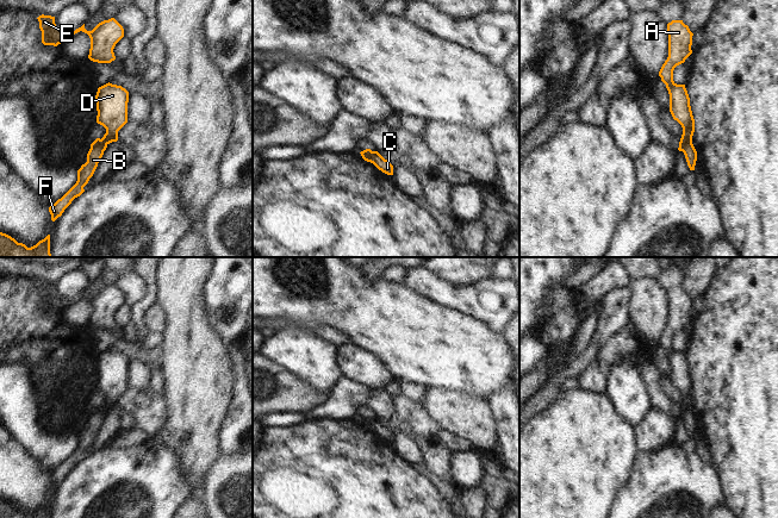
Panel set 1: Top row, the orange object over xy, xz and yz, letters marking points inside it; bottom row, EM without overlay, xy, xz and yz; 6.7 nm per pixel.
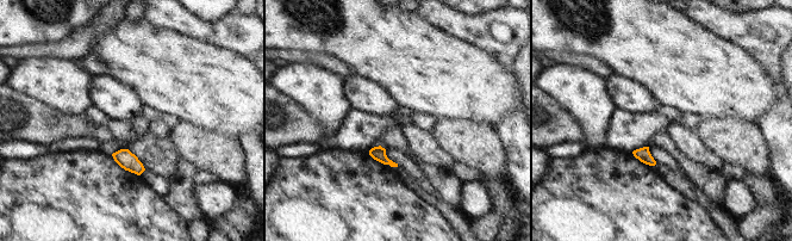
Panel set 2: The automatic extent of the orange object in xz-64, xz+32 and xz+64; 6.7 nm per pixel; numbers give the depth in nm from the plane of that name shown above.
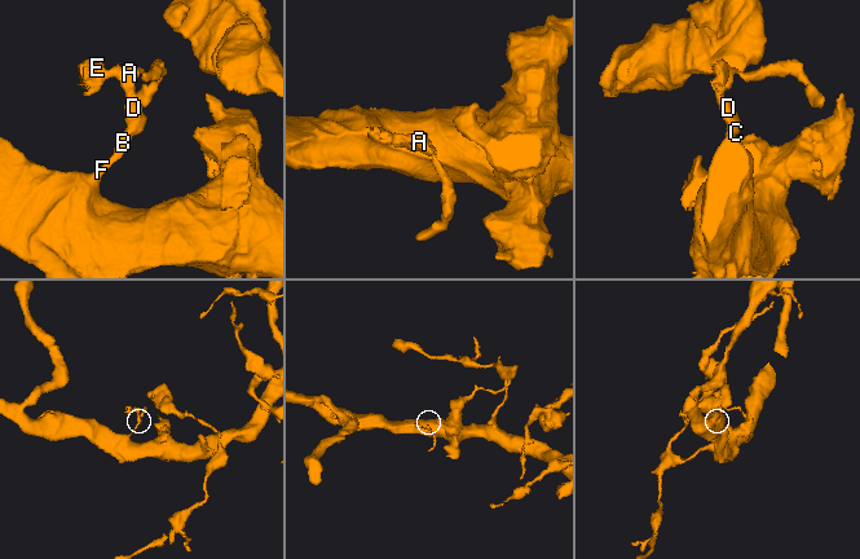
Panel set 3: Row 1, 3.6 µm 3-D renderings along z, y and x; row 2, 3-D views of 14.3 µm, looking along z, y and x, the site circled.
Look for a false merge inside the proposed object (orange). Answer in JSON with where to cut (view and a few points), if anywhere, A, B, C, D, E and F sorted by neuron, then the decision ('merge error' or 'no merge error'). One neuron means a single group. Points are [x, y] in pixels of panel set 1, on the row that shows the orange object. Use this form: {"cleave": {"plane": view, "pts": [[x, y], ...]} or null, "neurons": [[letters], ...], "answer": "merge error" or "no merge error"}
{"cleave": {"plane": "xz", "pts": [[371, 151], [373, 162]]}, "neurons": [["A", "C", "D", "E"], ["B", "F"]], "answer": "merge error"}

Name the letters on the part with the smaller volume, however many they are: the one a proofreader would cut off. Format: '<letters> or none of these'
A, C, D, E

